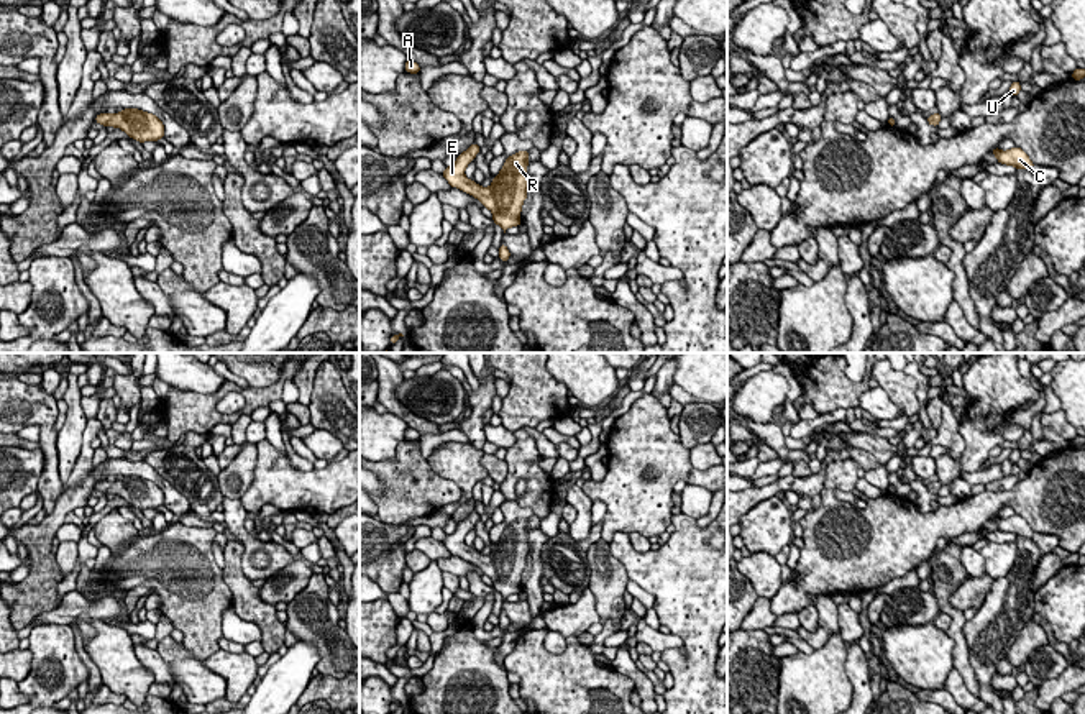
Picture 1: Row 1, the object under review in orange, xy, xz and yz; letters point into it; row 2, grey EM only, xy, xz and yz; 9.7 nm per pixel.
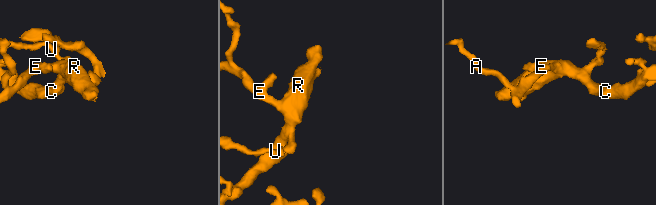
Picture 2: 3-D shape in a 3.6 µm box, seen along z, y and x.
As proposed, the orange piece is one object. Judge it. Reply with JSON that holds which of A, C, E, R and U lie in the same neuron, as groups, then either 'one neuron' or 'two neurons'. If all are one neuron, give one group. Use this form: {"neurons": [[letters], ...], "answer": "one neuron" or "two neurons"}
{"neurons": [["A", "C", "E", "R", "U"]], "answer": "one neuron"}

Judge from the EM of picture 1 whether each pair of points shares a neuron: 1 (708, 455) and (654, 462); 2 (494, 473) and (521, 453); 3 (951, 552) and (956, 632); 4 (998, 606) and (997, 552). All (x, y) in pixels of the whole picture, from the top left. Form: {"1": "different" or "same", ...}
{"1": "different", "2": "different", "3": "same", "4": "different"}

